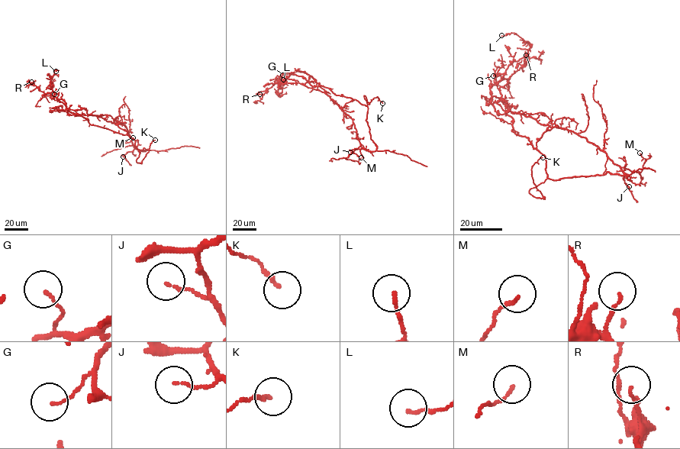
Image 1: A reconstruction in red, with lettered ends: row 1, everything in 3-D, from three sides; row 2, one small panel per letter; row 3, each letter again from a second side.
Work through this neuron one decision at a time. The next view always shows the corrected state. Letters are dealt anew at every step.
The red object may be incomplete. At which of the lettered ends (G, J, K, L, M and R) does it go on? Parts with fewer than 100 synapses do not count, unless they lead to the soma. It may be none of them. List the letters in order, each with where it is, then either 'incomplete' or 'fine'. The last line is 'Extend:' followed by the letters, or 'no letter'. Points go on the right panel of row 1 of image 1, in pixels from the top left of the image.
G: place (493, 75); fine
J: place (629, 186); fine
K: place (543, 157); fine
L: place (501, 35); fine
M: place (639, 153); fine
R: place (526, 55); fine
Extend: no letter

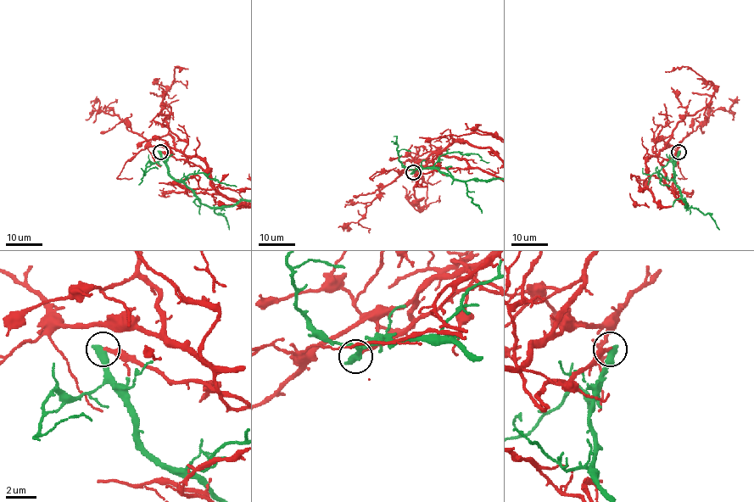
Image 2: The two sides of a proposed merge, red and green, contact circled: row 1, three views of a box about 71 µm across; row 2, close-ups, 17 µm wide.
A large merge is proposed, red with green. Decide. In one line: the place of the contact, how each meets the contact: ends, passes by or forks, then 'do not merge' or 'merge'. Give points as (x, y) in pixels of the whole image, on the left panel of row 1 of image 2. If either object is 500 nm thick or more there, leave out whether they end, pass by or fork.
place (160, 152); do not merge

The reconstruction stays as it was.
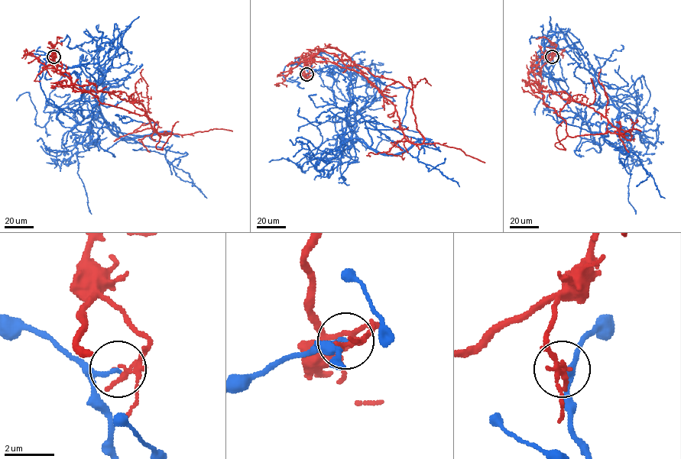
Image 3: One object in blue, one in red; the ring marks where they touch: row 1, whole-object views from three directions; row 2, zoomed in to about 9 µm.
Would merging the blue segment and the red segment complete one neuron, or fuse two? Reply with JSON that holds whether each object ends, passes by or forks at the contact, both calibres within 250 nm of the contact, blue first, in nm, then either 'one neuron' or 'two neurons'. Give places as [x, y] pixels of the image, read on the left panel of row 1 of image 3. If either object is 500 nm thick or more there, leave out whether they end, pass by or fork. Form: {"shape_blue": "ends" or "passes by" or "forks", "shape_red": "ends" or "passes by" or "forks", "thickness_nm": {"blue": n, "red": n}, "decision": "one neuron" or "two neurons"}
{"shape_blue": "ends", "shape_red": "forks", "thickness_nm": {"blue": 150, "red": 140}, "decision": "two neurons"}

